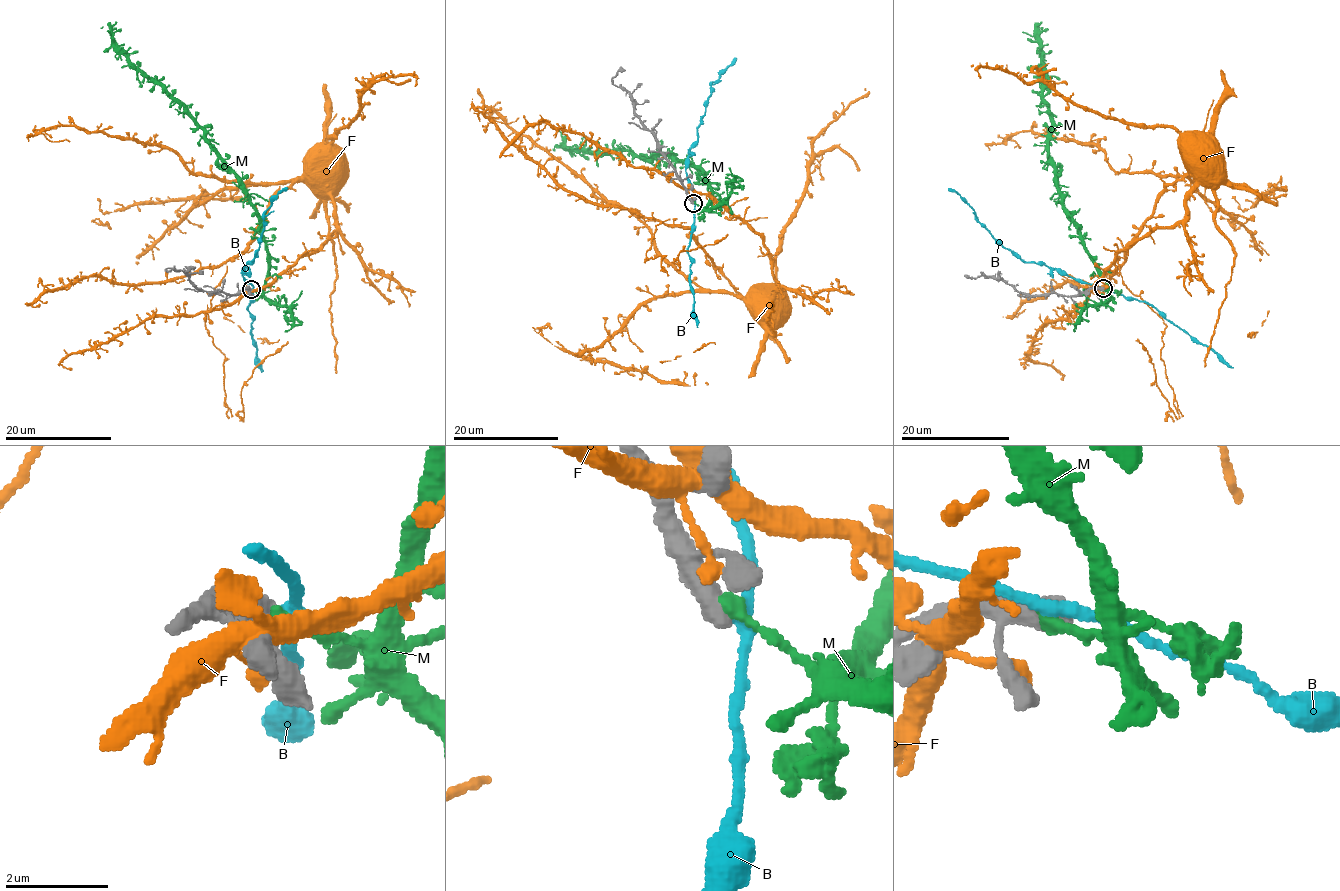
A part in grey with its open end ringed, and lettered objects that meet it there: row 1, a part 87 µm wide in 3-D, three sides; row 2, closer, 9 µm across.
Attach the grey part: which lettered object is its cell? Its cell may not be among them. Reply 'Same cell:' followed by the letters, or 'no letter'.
Same cell: no letter

